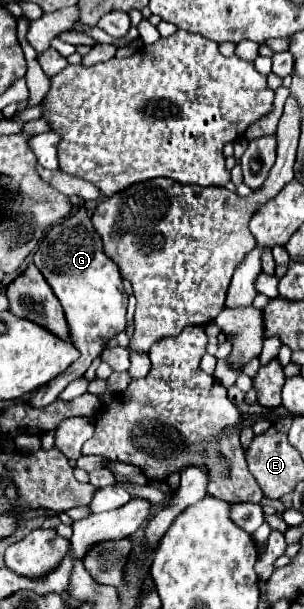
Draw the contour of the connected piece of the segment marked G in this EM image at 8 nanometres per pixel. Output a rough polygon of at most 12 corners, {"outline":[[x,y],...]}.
{"outline":[[84,208],[34,264],[80,358],[26,400],[42,408],[126,328],[128,294]]}

